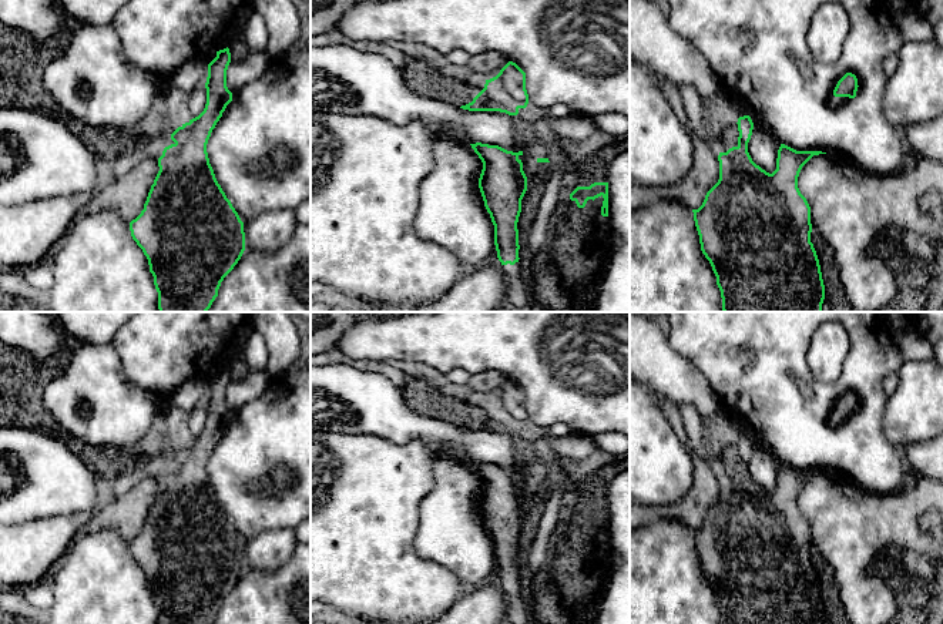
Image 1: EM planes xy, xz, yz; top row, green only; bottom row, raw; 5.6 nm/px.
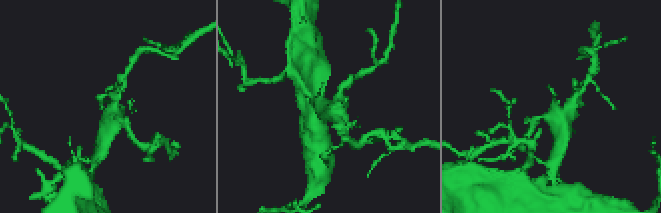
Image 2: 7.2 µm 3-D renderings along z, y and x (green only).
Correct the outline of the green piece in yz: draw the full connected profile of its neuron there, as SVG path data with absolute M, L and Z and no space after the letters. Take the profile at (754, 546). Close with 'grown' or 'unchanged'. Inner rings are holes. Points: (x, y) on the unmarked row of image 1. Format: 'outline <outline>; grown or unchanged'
outline M749 435L715 449L719 499L702 524L692 529L701 570L717 596L722 624L822 624L825 604L811 561L811 526L798 507L798 496L813 474L826 472L796 470L781 463L776 489L769 493L748 472L752 449Z; grown

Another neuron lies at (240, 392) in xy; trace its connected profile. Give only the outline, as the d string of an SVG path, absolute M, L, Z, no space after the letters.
M249 370L241 380L231 380L226 389L226 406L234 413L259 397L272 378L266 370Z

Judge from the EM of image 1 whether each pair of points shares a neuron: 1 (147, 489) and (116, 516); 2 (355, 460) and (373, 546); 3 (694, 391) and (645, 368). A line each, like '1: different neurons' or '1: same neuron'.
1: same neuron
2: same neuron
3: same neuron

